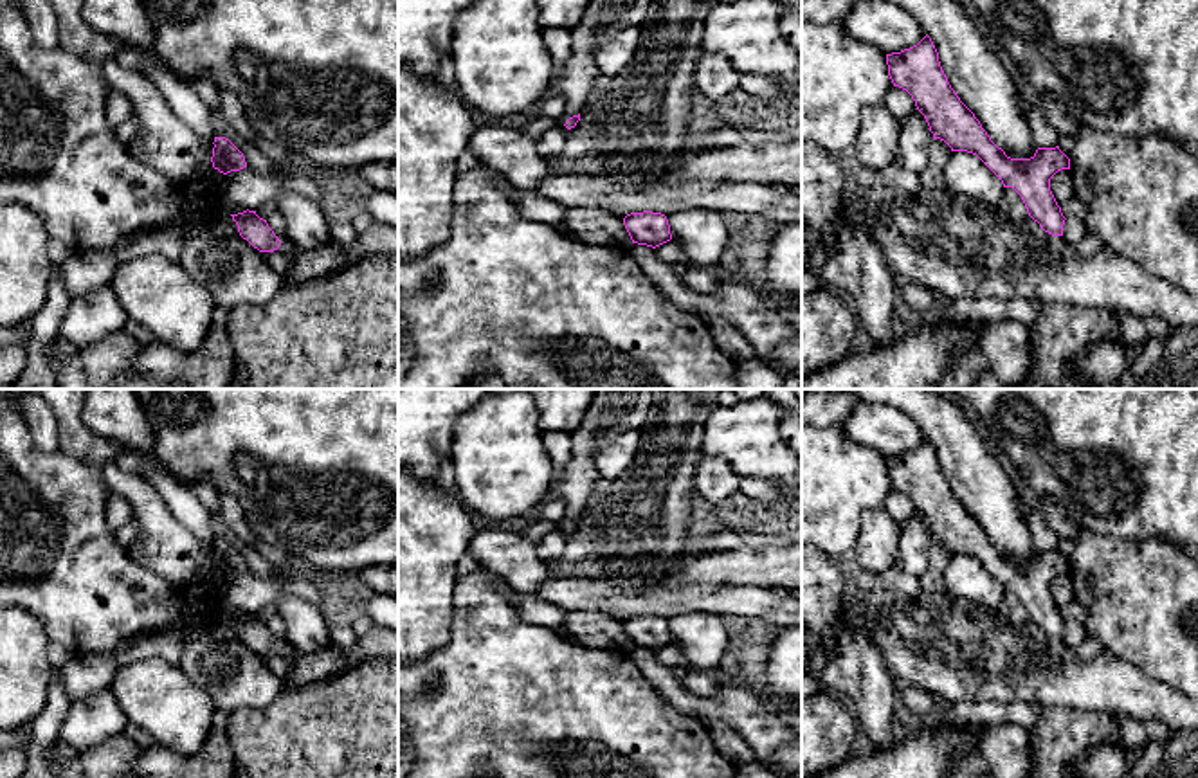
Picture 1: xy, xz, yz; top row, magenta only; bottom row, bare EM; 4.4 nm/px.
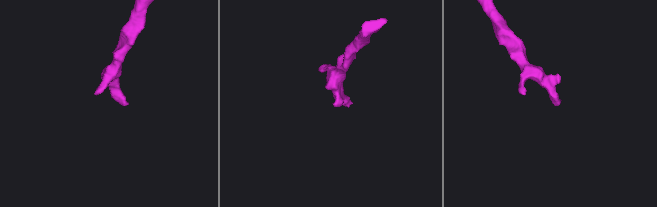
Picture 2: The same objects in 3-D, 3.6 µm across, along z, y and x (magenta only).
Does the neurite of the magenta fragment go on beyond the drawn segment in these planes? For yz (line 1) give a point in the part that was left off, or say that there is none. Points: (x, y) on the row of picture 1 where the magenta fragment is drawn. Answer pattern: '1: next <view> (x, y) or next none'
1: next none

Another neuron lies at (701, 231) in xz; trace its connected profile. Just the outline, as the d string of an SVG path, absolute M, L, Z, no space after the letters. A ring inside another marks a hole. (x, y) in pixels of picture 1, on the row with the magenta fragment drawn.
M690 207L667 216L672 238L679 238L688 259L708 267L728 249L728 231L715 209Z

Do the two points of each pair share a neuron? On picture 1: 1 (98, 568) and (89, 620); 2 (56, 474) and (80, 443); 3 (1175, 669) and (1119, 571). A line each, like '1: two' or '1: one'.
1: one
2: two
3: one

